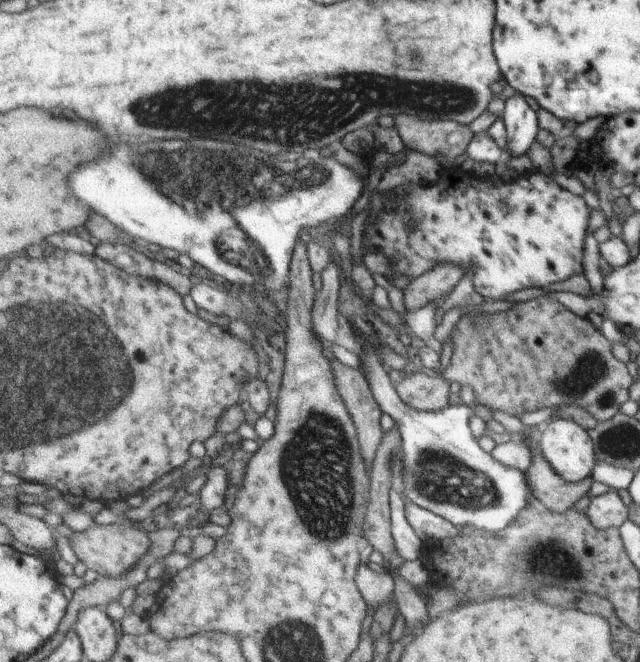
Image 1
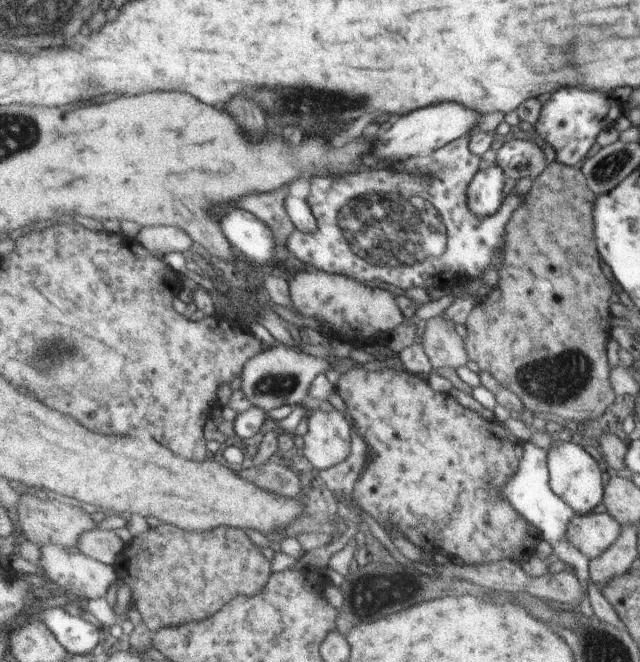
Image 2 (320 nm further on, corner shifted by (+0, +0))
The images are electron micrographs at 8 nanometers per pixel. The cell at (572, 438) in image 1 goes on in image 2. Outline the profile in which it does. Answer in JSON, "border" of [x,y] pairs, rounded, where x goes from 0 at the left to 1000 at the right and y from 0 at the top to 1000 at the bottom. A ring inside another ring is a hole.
{"border":[[[878,660],[873,662],[875,669],[867,677],[855,681],[853,705],[856,710],[856,736],[861,743],[878,758],[888,764],[894,772],[905,778],[920,776],[920,770],[927,764],[933,764],[939,758],[942,749],[942,731],[939,731],[939,713],[933,707],[933,698],[902,671],[892,668],[880,668]]]}

